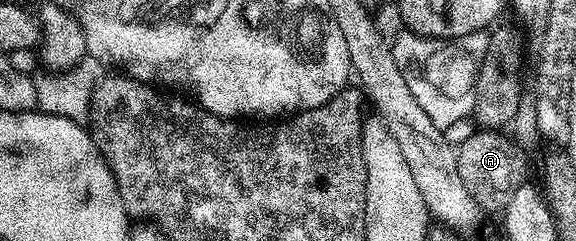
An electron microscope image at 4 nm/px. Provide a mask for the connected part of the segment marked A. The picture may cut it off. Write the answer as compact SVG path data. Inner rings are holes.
M482 128L476 131L476 134L469 135L463 143L458 143L457 172L461 172L461 180L465 183L465 188L469 188L469 196L477 200L484 212L502 212L507 209L509 200L513 200L513 192L517 192L517 188L524 185L525 156L506 133Z

